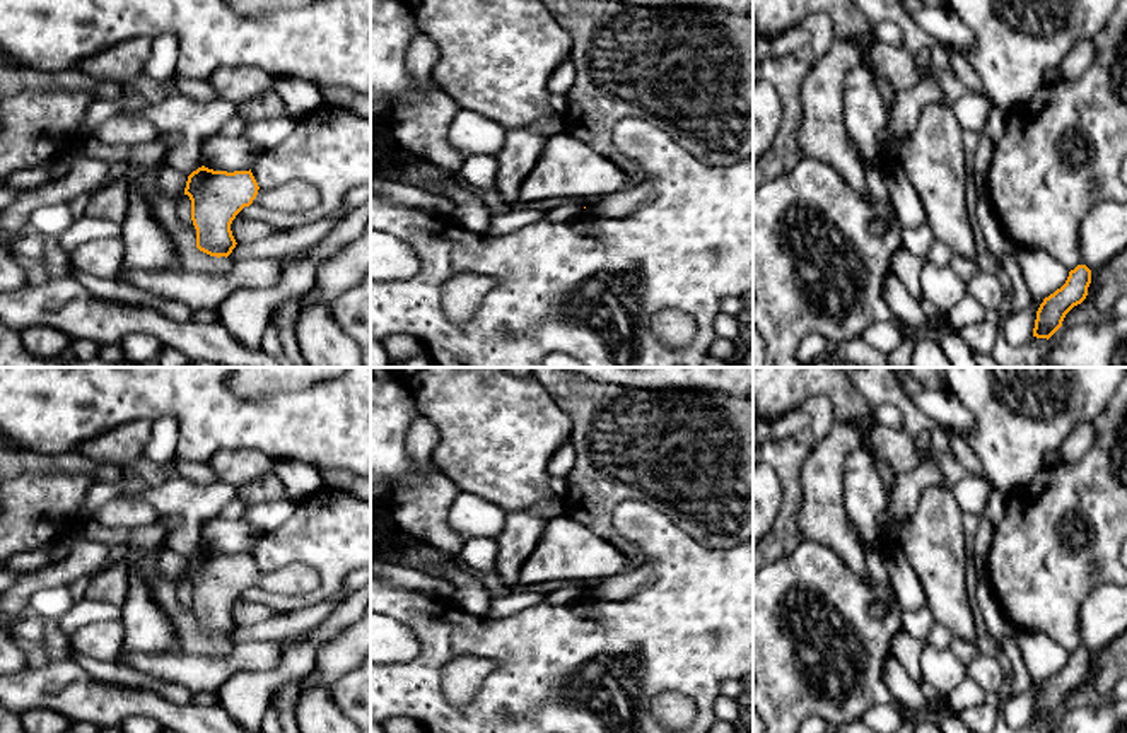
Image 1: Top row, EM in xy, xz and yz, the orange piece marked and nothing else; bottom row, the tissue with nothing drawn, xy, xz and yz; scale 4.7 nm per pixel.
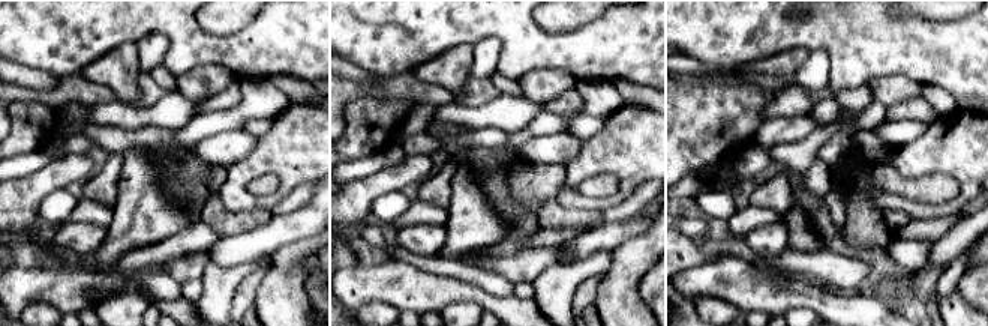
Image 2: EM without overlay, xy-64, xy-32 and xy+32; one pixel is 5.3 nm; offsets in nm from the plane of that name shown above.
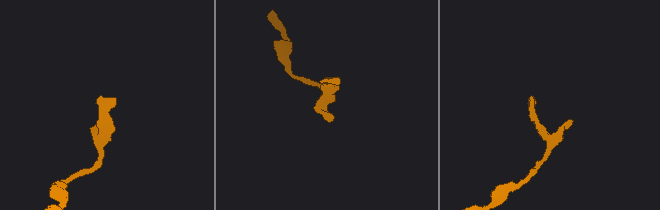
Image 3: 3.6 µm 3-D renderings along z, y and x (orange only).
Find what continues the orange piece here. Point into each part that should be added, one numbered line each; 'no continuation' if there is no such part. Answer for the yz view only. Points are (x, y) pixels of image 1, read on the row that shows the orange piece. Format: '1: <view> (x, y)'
no continuation

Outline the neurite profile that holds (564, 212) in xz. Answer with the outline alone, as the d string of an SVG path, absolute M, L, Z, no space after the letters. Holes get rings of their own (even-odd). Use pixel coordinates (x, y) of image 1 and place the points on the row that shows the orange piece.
M560 205L553 208L553 215L545 220L560 224L560 222L581 219L584 215L586 215L586 208L582 205Z

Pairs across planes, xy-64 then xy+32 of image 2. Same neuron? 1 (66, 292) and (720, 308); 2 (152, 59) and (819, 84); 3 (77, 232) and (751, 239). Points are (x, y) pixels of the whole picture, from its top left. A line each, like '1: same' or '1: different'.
1: different
2: same
3: same

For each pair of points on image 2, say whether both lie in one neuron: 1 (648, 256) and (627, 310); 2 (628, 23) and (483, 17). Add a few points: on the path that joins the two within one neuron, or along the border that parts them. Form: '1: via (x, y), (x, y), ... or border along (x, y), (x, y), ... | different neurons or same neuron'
1: via (634, 269), (627, 277), (627, 296) | same neuron
2: via (592, 45), (532, 45), (519, 32) | same neuron

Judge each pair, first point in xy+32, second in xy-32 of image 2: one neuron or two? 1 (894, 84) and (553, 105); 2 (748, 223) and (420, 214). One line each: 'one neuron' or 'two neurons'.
1: two neurons
2: one neuron

